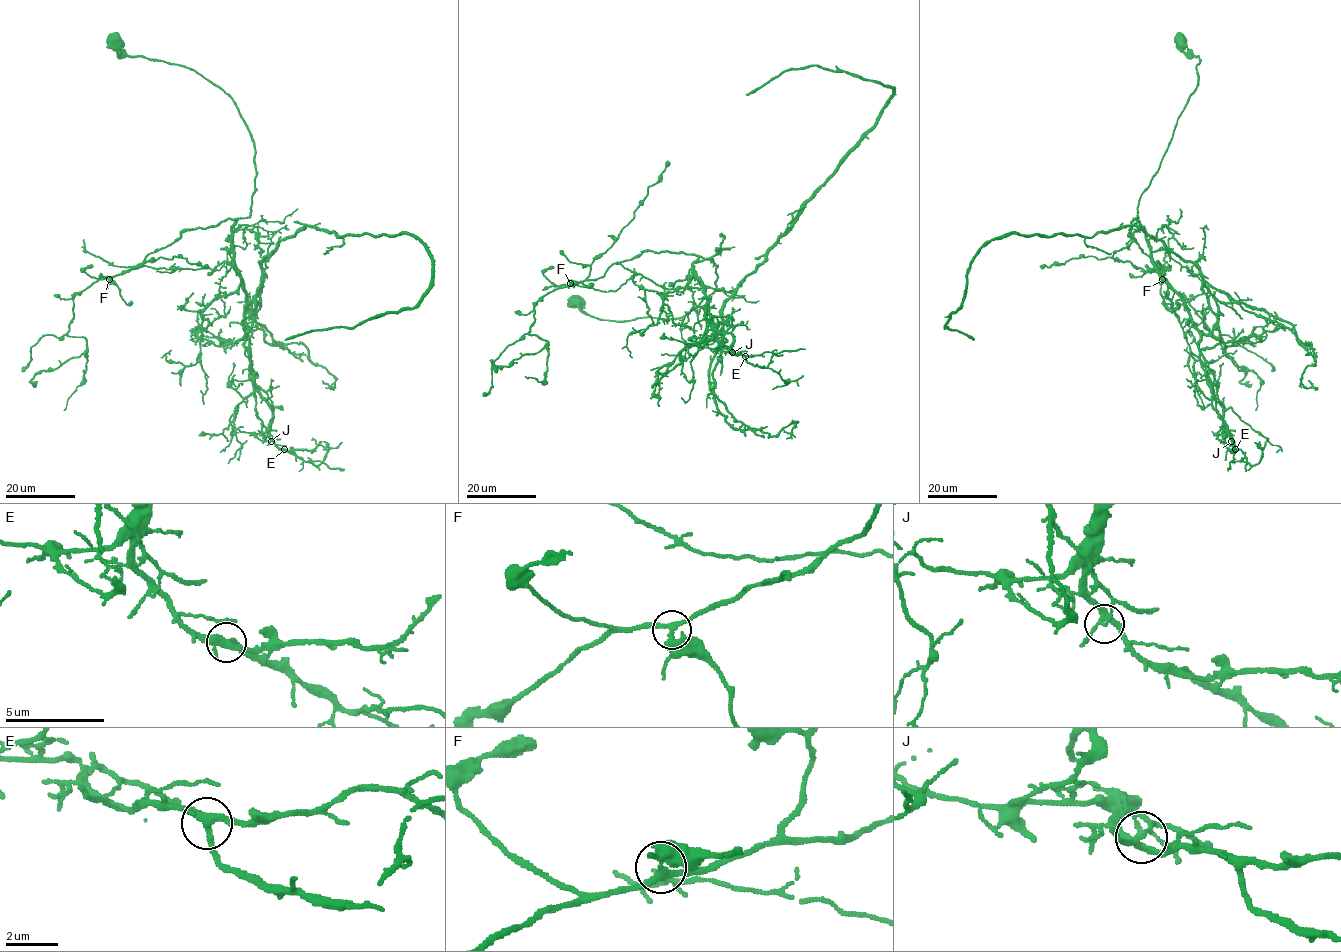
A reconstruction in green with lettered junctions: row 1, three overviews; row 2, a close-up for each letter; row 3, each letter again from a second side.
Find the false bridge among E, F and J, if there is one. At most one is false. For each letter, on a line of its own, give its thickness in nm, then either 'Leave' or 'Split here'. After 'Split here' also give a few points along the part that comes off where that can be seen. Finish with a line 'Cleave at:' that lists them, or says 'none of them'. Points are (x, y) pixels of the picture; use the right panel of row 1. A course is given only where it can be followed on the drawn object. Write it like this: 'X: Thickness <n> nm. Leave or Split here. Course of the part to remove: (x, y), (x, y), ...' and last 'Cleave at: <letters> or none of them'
E: Thickness 320 nm. Leave
F: Thickness 260 nm. Leave
J: Thickness 200 nm. Split here. Course of the part to remove: (1231, 441), (1200, 360), (1219, 335), (1200, 270), (1137, 226), (990, 240), (944, 327), (974, 340)
Cleave at: J

